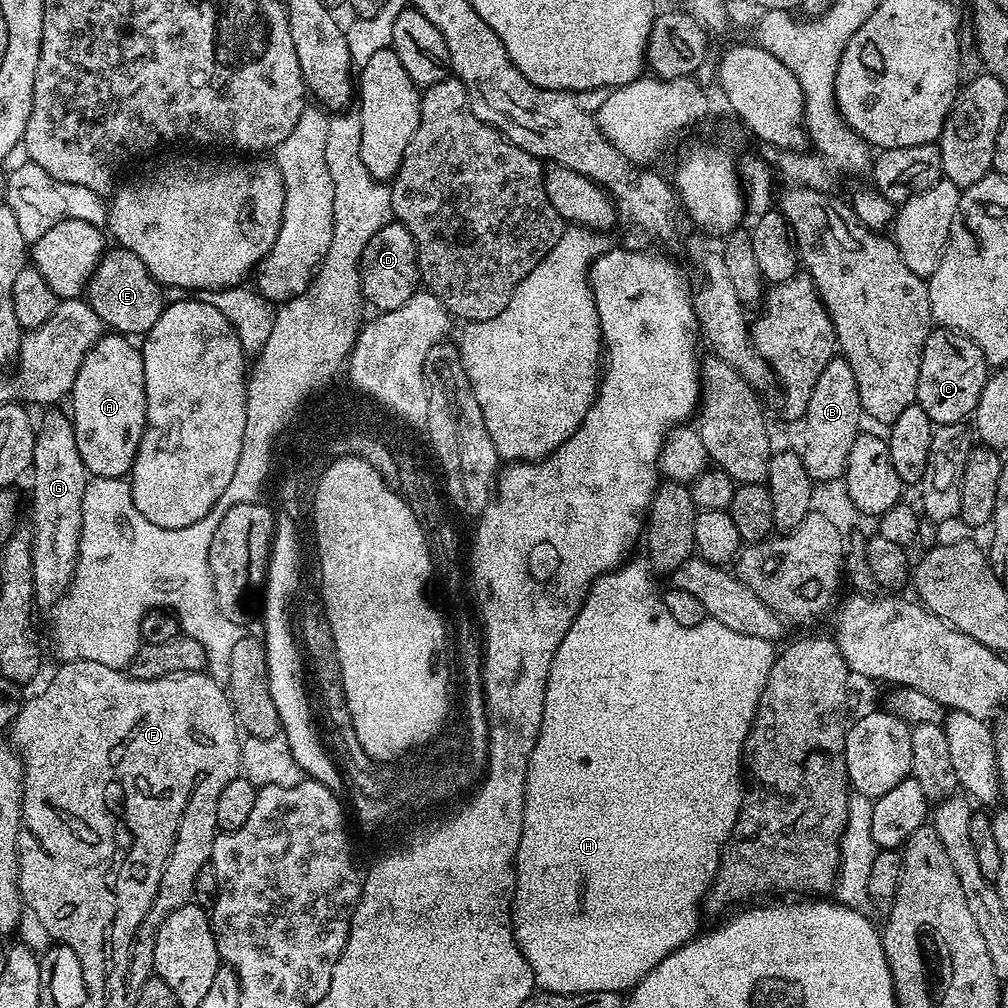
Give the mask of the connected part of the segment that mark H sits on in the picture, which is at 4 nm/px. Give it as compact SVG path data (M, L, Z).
M625 562L599 576L592 583L570 630L566 630L566 638L562 638L548 671L540 732L524 779L524 821L516 851L516 888L512 891L512 938L534 974L536 988L559 996L587 992L627 993L643 976L650 974L662 958L697 935L700 899L709 895L716 871L720 869L724 845L738 828L746 787L742 775L744 743L778 655L777 649L772 649L773 641L738 634L730 630L730 626L722 626L722 622L711 618L698 626L678 626L678 622L670 618L661 593L656 593L649 569L641 564Z

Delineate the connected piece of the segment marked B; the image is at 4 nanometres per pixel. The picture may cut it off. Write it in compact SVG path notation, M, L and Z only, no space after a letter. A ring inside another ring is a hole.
M833 358L822 370L814 390L810 393L810 406L806 406L802 417L804 433L800 436L798 451L806 474L817 484L828 480L839 480L846 470L850 458L850 446L854 446L856 437L862 431L862 413L858 398L858 382L854 382L854 370L843 358Z

